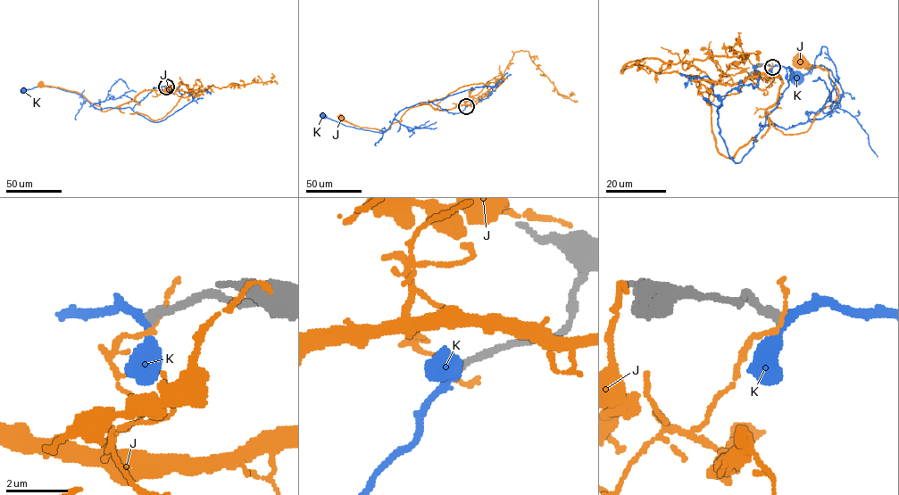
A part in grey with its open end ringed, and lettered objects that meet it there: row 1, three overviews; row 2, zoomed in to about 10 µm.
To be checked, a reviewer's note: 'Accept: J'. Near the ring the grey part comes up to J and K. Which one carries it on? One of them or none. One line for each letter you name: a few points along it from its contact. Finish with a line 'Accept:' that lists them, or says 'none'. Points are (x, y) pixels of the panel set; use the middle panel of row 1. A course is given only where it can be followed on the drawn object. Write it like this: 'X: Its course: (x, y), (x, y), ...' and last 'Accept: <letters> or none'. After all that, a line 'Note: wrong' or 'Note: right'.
K: Its course: (466, 106), (453, 114), (432, 102), (420, 103), (399, 111), (390, 127), (382, 133), (346, 126), (322, 115)
Accept: K
Note: wrong

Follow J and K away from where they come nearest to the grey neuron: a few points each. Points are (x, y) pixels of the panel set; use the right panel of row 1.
J: (771, 67), (764, 77), (781, 85), (766, 115), (784, 134), (803, 133), (838, 91), (826, 69), (797, 61)
K: (772, 66), (792, 75), (761, 129), (761, 122), (785, 128), (823, 118), (843, 94), (823, 66), (796, 80)

